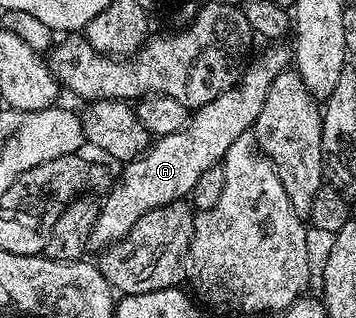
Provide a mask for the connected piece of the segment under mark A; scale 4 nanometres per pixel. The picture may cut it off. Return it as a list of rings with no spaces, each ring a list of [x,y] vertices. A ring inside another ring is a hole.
[[[284,44],[265,46],[268,47],[256,59],[253,57],[243,67],[240,81],[233,89],[222,92],[222,96],[210,100],[210,104],[195,107],[182,128],[159,135],[143,154],[123,163],[120,179],[100,202],[98,220],[94,220],[94,228],[90,232],[89,251],[103,252],[113,242],[122,240],[126,232],[130,232],[130,228],[146,216],[146,212],[187,199],[202,172],[221,165],[226,152],[230,152],[230,144],[255,127],[258,115],[262,113],[262,104],[266,104],[270,84],[274,84],[277,76],[290,66],[289,47],[287,50]]]

